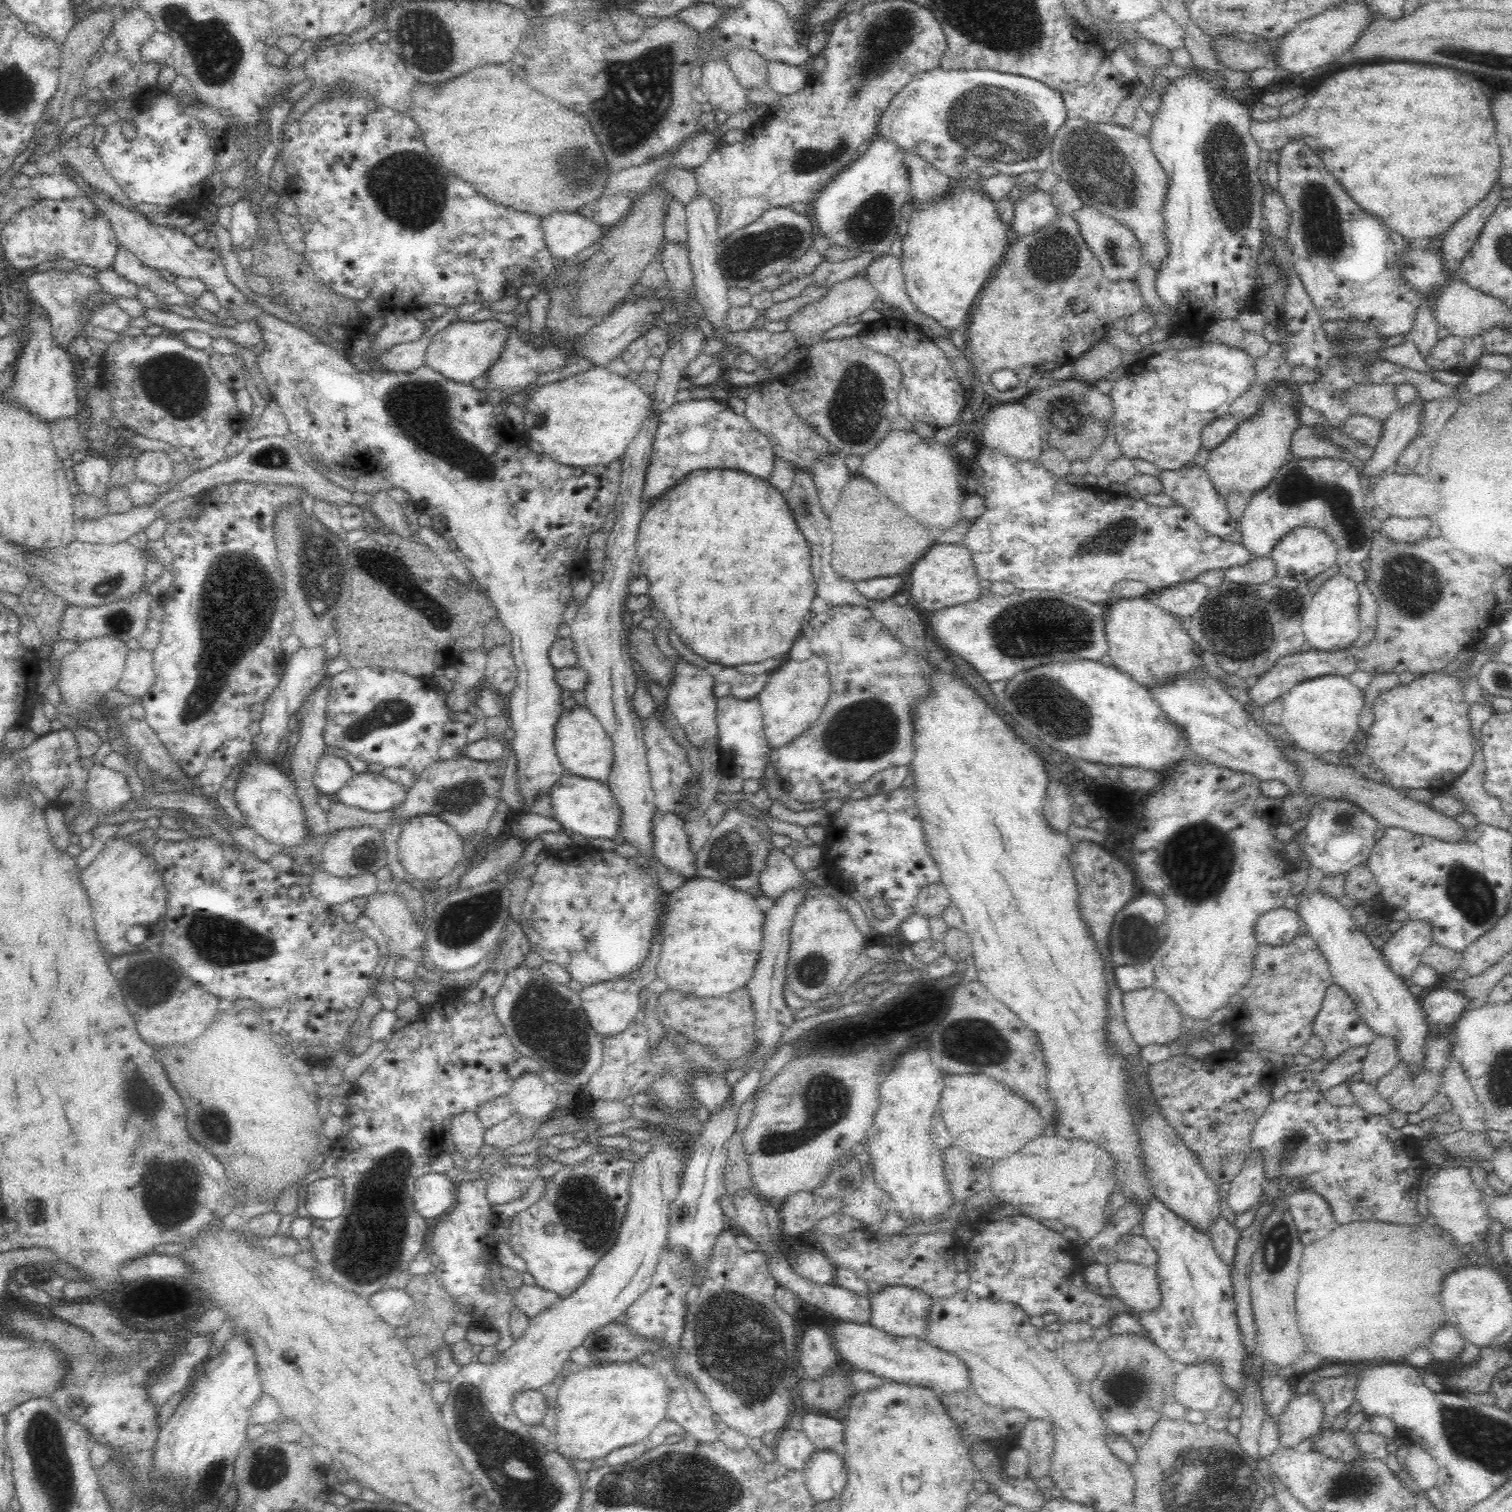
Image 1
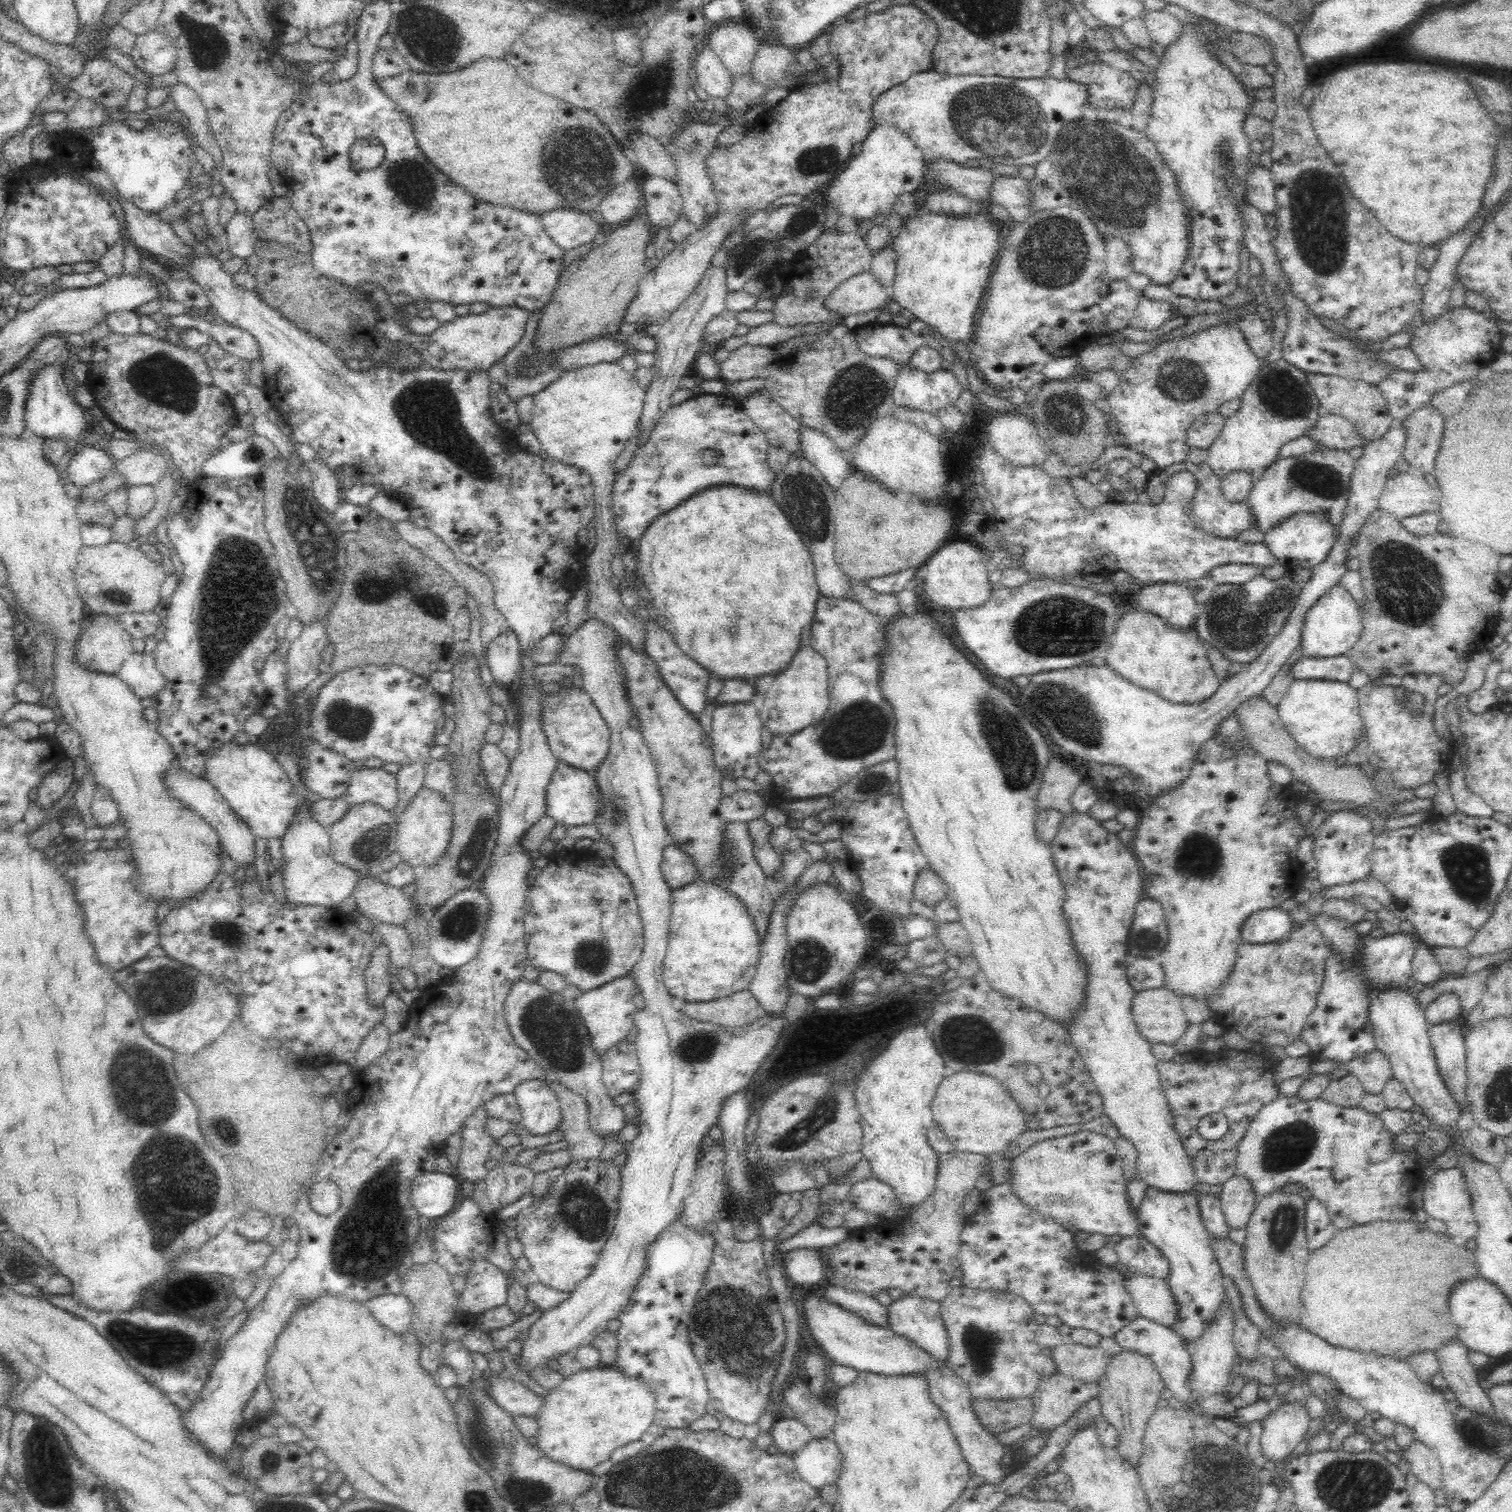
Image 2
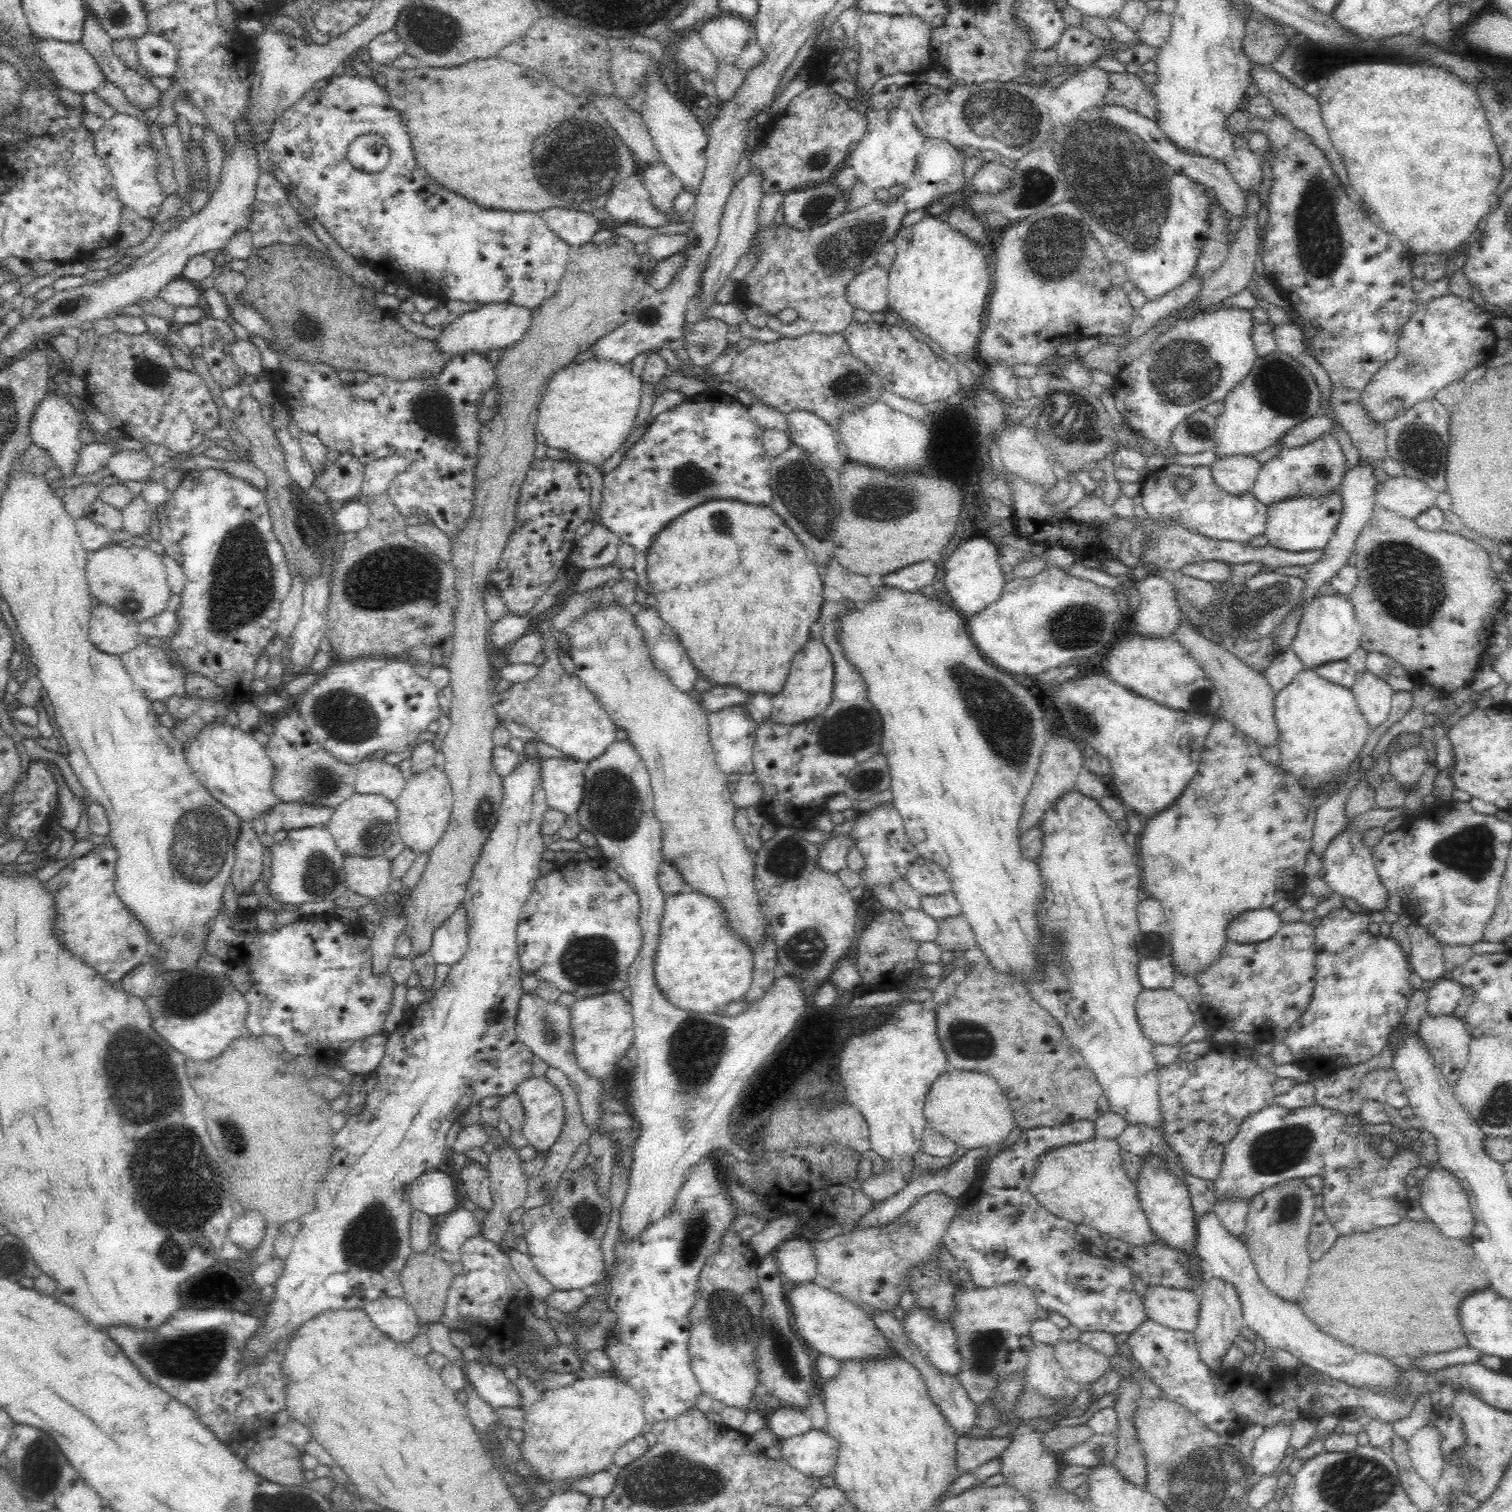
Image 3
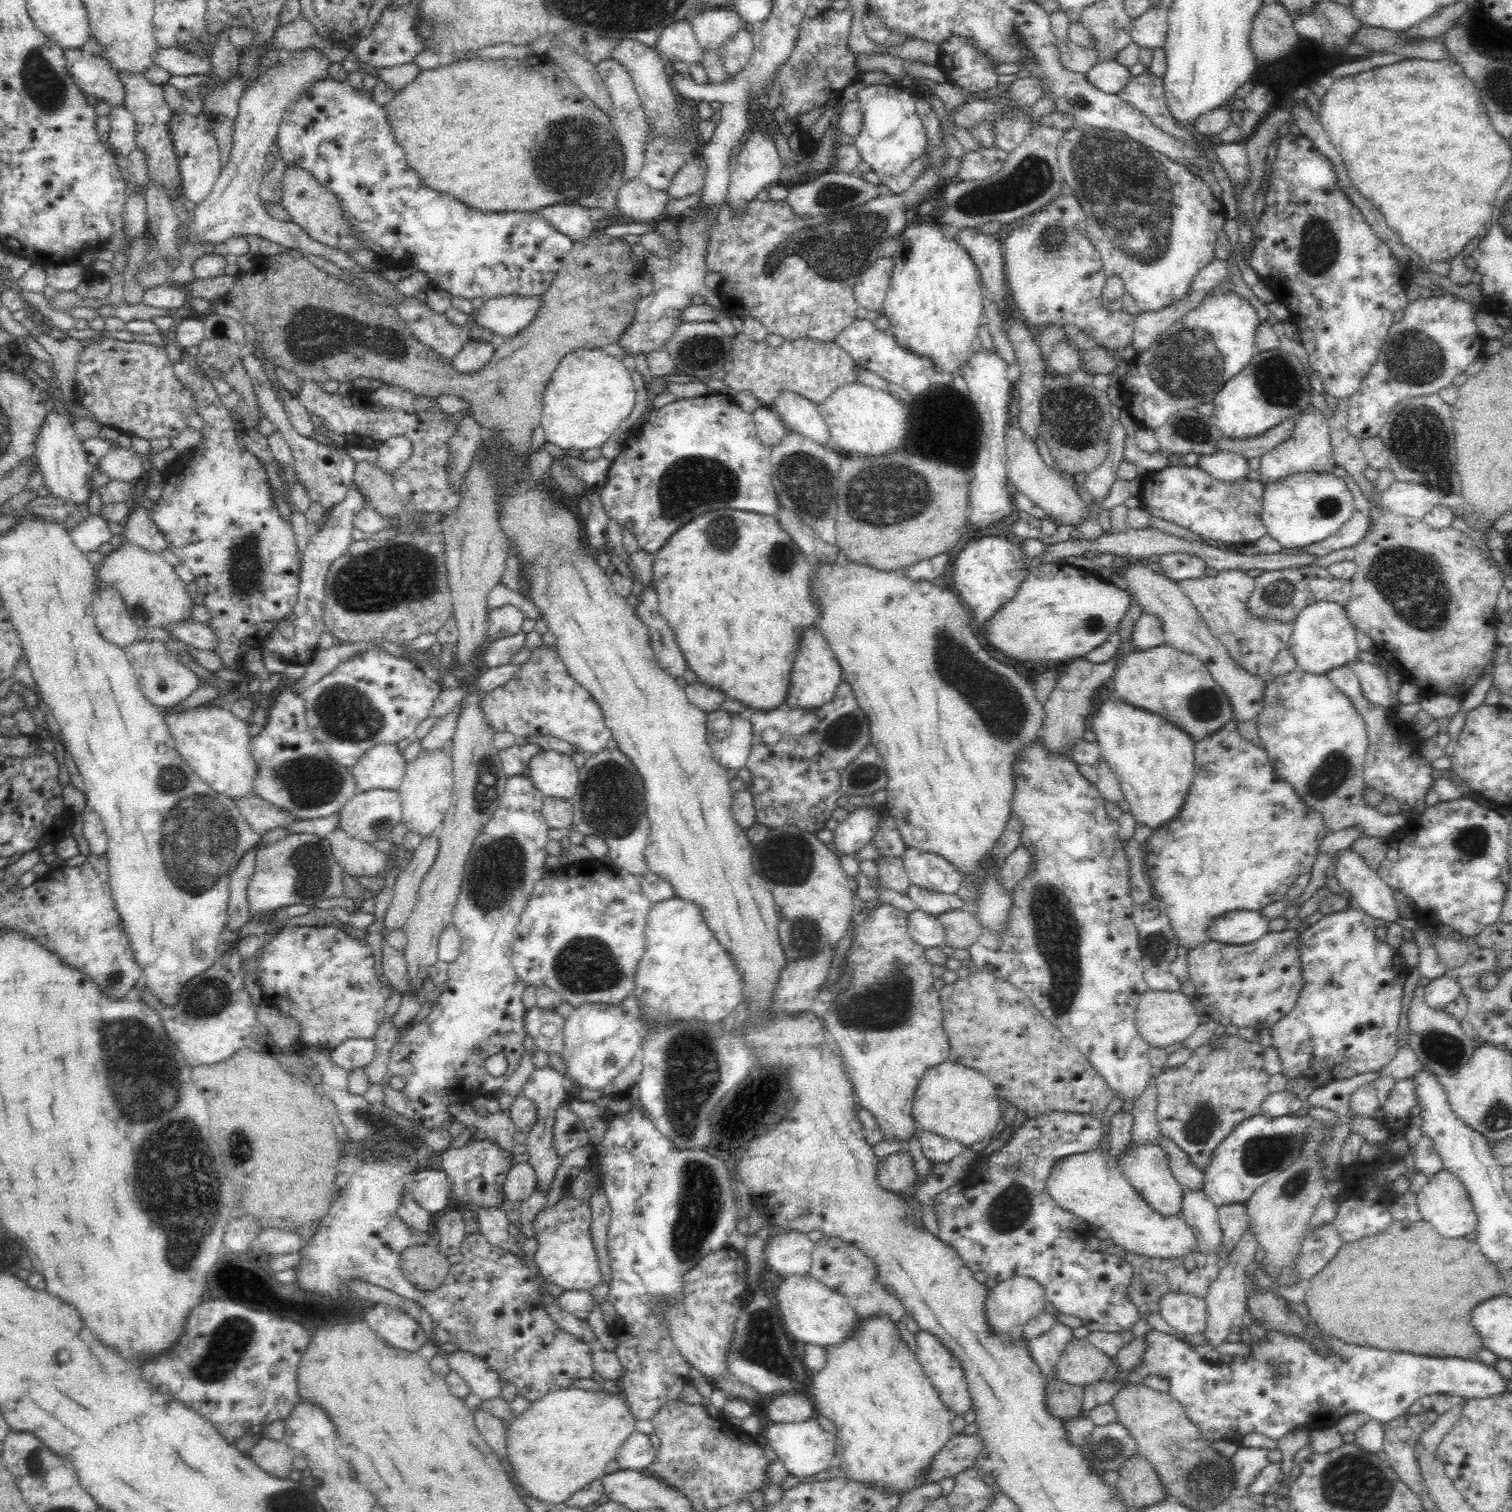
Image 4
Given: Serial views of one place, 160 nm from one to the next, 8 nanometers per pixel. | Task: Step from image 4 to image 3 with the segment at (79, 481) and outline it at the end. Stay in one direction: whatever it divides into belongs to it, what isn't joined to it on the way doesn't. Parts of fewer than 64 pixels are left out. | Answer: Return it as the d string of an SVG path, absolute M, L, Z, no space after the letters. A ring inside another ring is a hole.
M51 382L51 388L47 390L40 405L33 411L29 429L32 442L50 454L53 464L57 465L63 477L75 474L76 458L78 458L83 445L78 439L78 434L85 425L85 418L81 412L78 412L65 395L57 390L56 384Z

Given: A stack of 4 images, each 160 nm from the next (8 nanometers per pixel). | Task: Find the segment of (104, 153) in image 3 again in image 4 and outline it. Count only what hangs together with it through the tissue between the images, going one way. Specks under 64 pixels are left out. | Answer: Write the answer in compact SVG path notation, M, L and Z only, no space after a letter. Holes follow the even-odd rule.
M115 106L109 112L109 134L103 137L104 145L125 170L129 154L137 148L136 119L124 106Z

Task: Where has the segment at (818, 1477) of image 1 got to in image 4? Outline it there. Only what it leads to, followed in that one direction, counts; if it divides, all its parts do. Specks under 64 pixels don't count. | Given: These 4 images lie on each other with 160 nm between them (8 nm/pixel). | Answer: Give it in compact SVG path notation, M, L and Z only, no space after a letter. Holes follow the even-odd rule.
M813 1416L804 1422L776 1423L764 1420L763 1434L777 1458L787 1468L791 1478L801 1480L806 1476L818 1474L822 1470L829 1472L835 1468L836 1434L825 1432Z

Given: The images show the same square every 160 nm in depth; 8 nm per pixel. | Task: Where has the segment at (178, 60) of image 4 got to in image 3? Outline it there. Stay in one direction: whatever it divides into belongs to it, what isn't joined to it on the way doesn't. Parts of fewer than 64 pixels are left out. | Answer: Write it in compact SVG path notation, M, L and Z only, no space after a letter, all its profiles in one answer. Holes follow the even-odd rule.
M146 32L137 38L138 63L151 76L172 77L178 70L177 50L170 41L153 32Z

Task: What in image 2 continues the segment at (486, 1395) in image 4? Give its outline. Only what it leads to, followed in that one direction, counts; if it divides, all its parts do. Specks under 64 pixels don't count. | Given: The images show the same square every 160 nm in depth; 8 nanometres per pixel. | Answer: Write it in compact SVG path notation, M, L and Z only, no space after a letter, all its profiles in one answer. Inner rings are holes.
M495 1371L488 1376L489 1395L492 1400L512 1417L514 1415L536 1416L545 1398L510 1377L501 1378Z

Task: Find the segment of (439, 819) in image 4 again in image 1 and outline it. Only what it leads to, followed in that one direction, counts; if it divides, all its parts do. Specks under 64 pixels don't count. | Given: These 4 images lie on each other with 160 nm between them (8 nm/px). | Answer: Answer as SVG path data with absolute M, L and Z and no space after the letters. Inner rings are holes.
M420 815L420 818L412 818L408 822L403 822L397 846L397 858L409 874L408 879L411 879L419 888L423 887L423 890L426 882L430 880L436 882L450 874L464 856L463 840L450 826L432 815Z

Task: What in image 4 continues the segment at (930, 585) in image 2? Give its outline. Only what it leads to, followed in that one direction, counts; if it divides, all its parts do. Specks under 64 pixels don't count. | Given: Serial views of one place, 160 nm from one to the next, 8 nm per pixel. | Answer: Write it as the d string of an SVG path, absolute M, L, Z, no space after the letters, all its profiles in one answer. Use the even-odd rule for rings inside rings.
M996 535L968 542L962 550L958 550L955 558L952 588L968 604L968 608L974 612L974 619L982 626L1004 602L1010 601L1016 594L1020 582L1026 578L1029 563L1026 562L1020 541Z

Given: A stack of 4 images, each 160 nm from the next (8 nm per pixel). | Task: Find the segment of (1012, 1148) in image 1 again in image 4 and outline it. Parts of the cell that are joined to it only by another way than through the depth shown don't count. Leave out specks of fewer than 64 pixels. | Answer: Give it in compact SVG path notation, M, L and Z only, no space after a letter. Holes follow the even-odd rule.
M944 1062L922 1077L916 1089L912 1114L919 1129L958 1141L968 1147L990 1136L1003 1112L995 1086L980 1071Z

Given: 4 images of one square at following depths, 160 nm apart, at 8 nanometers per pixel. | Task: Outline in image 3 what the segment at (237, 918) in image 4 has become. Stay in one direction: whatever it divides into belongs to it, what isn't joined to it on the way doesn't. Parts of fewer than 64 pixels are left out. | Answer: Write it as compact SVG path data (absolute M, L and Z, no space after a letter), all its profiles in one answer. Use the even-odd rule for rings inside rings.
M242 821L235 845L235 864L231 872L232 884L238 895L253 895L253 885L261 878L264 850L265 847L254 831L253 822Z

